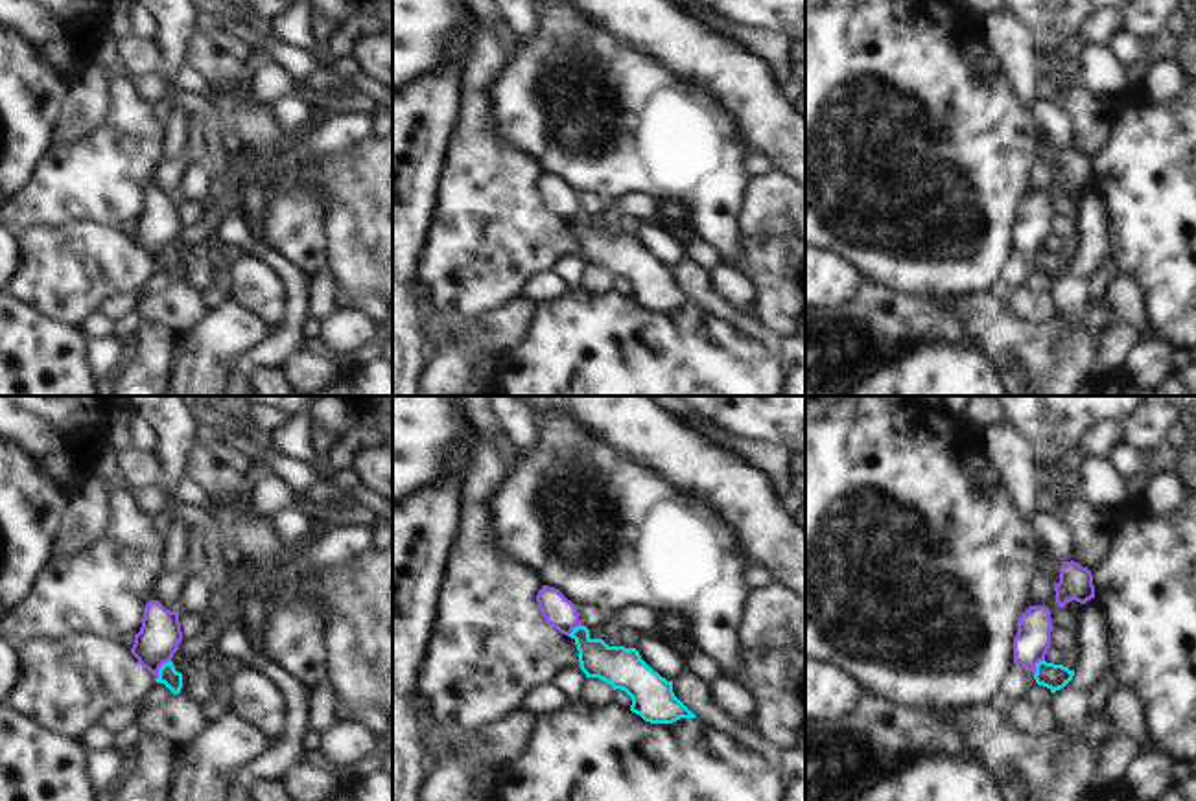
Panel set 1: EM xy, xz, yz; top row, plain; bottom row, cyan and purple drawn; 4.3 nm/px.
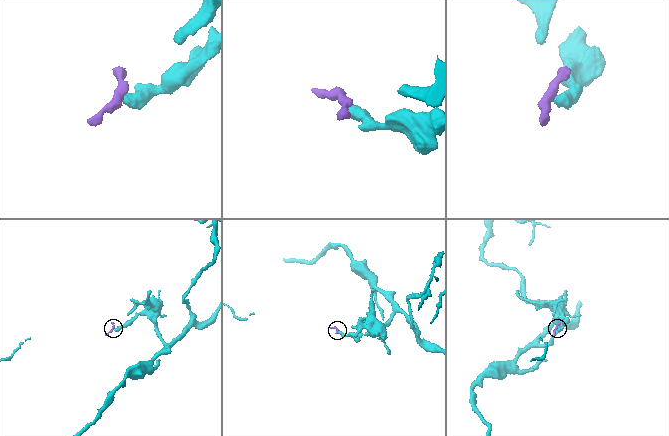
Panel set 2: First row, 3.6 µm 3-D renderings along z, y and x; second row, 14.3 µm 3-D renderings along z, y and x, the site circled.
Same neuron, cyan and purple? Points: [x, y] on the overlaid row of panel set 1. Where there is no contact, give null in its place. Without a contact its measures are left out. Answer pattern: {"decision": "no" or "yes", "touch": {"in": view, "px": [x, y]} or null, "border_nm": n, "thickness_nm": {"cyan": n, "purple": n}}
{"decision": "no", "touch": {"in": "xy", "px": [161, 669]}, "border_nm": 110, "thickness_nm": {"cyan": 80, "purple": 190}}

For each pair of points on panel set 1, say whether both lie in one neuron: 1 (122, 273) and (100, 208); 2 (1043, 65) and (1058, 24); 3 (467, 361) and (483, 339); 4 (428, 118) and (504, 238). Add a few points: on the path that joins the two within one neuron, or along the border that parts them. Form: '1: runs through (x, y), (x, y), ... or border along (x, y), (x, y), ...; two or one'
1: border along (61, 225), (98, 223), (118, 231); two
2: runs through (1049, 56), (1051, 34); one
3: border along (432, 356), (445, 345), (465, 345), (487, 363); two
4: border along (457, 105), (457, 120), (435, 190); two

